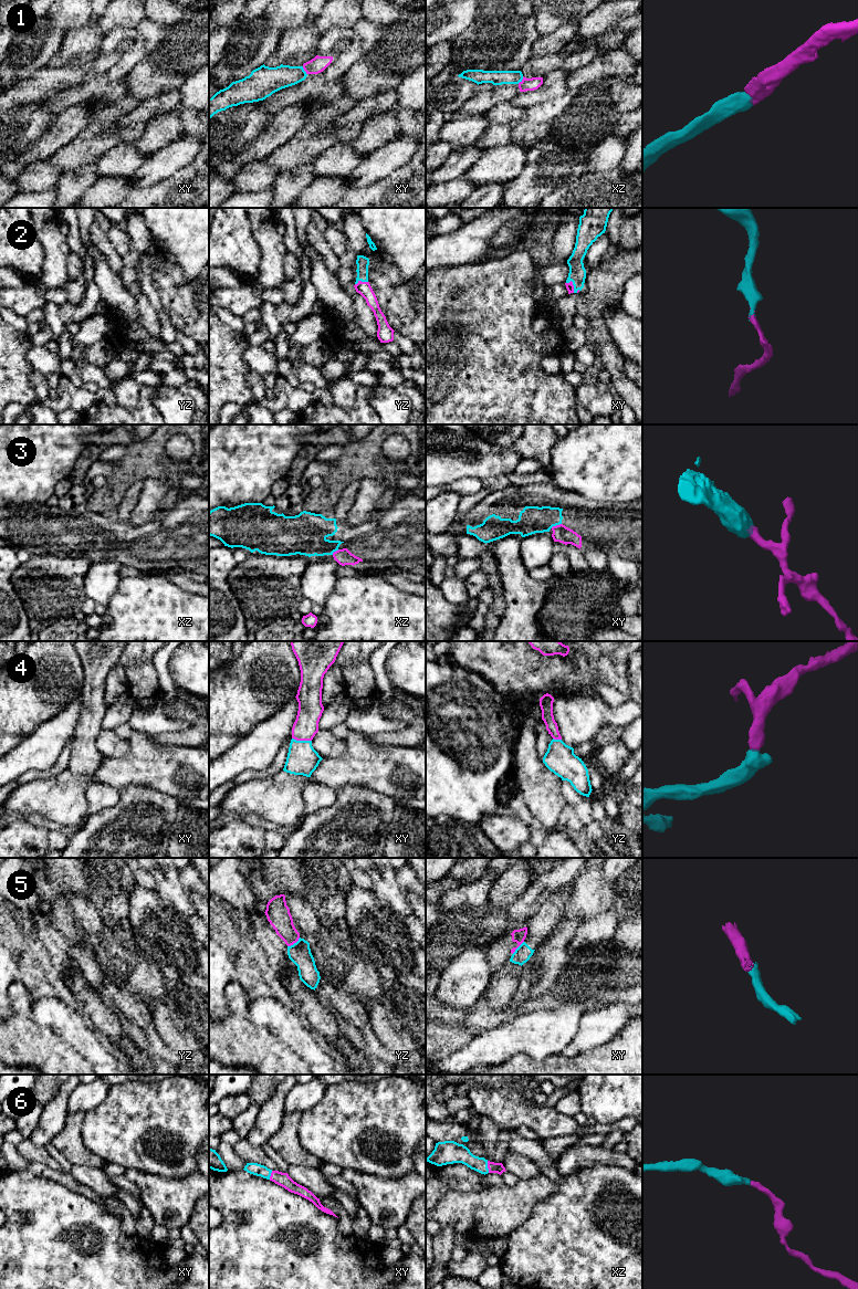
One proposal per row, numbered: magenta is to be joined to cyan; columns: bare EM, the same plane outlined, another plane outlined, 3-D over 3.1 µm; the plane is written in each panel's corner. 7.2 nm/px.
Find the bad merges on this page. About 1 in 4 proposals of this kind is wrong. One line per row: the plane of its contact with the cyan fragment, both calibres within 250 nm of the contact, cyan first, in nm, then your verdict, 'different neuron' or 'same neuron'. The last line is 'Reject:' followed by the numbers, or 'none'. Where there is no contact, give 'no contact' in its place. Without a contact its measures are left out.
1: meets cyan in xz; 110 nm thick on the cyan side, 100 nm on the other; same neuron
2: meets cyan in xy; 130 nm thick on the cyan side, 60 nm on the other; same neuron
3: meets cyan in xy; 200 nm thick on the cyan side, 120 nm on the other; same neuron
4: meets cyan in xy; 220 nm thick on the cyan side, 180 nm on the other; same neuron
5: meets cyan in yz; 160 nm thick on the cyan side, 170 nm on the other; different neuron
6: meets cyan in xz; 140 nm thick on the cyan side, 80 nm on the other; same neuron
Reject: 5

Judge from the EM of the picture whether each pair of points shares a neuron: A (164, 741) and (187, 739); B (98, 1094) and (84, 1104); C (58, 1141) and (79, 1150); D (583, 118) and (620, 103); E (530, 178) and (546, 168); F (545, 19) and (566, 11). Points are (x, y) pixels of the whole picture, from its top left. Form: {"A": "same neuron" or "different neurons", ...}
{"A": "same neuron", "B": "same neuron", "C": "same neuron", "D": "same neuron", "E": "different neurons", "F": "same neuron"}

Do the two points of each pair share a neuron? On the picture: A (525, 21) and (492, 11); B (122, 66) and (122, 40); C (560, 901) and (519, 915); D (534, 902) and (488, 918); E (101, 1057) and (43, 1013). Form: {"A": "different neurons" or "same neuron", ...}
{"A": "same neuron", "B": "same neuron", "C": "different neurons", "D": "different neurons", "E": "same neuron"}

